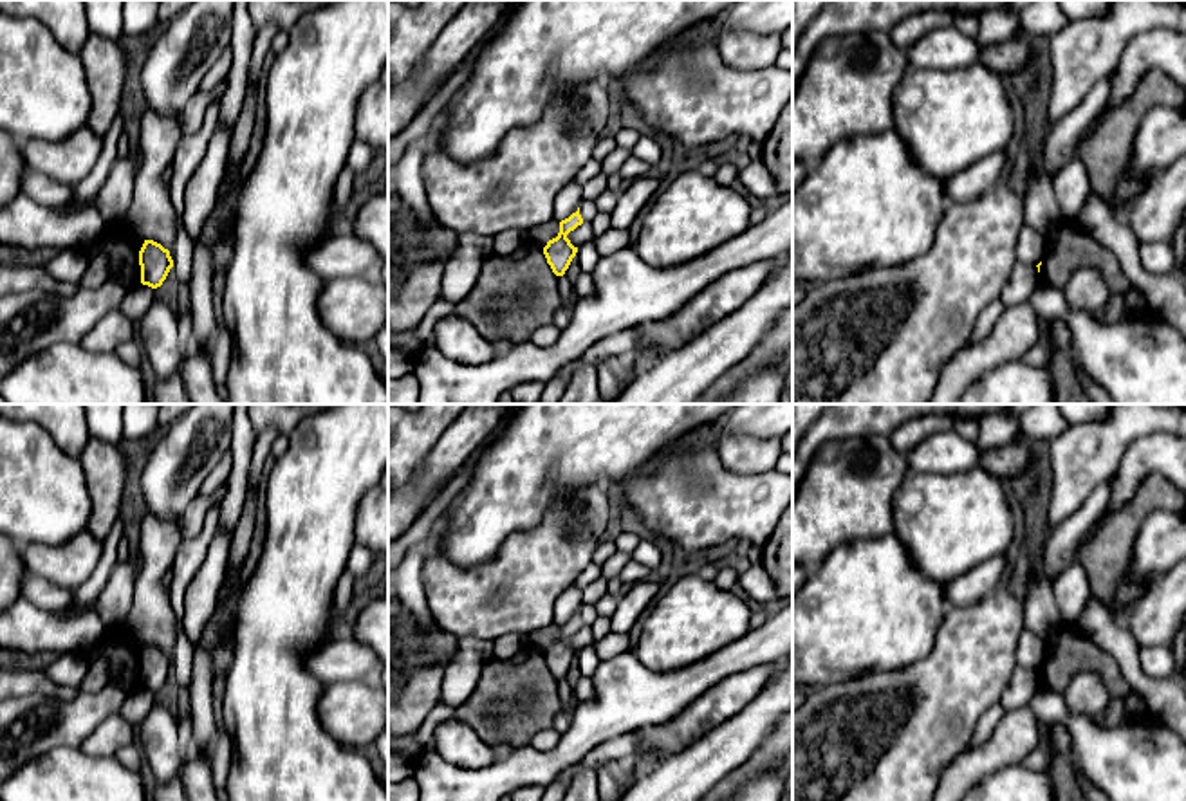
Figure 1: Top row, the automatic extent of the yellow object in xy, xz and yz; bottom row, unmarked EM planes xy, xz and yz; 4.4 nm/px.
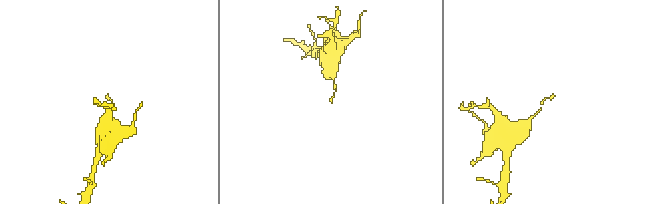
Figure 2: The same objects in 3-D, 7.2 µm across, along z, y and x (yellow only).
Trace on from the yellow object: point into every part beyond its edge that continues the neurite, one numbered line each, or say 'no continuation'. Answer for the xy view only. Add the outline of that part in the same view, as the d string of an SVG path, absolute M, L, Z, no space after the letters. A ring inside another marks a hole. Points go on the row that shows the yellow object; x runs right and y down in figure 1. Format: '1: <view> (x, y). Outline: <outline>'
no continuation

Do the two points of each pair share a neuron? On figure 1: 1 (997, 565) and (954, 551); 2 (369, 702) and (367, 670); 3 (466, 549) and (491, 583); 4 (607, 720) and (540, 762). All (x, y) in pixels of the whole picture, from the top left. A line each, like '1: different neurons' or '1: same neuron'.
1: different neurons
2: different neurons
3: different neurons
4: same neuron

